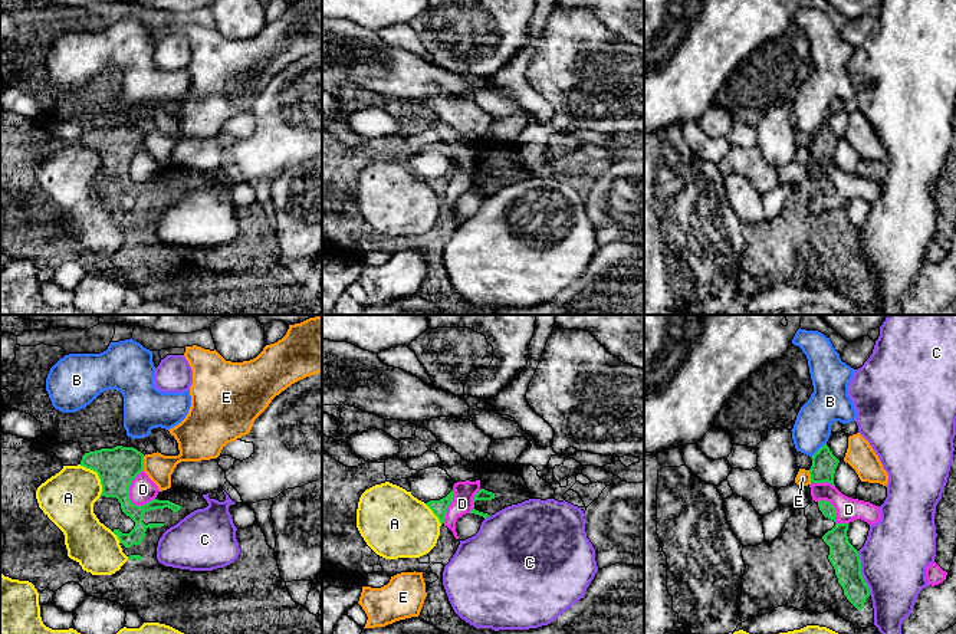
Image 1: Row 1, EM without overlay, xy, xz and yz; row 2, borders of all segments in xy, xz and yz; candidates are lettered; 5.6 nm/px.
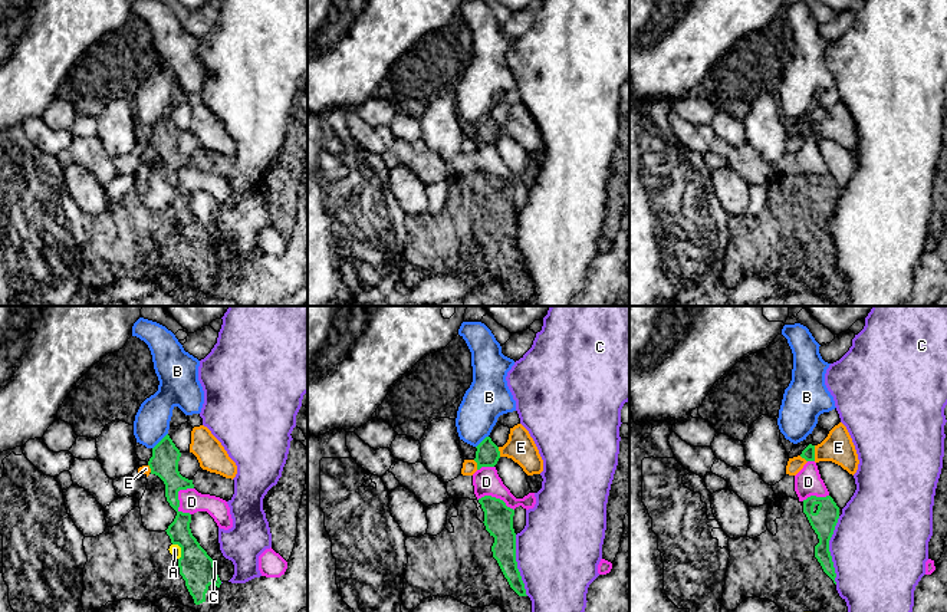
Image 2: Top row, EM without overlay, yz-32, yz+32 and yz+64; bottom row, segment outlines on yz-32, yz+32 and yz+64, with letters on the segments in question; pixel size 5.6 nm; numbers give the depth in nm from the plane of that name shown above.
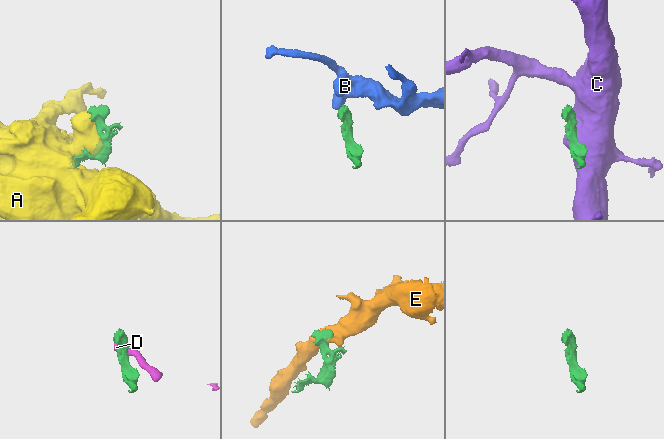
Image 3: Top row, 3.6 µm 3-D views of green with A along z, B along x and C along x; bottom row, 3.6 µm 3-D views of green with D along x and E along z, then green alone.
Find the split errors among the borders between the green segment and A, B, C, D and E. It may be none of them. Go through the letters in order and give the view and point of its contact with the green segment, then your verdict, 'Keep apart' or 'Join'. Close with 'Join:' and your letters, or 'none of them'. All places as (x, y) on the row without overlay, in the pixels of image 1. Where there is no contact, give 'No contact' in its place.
A: Touches green at xy (98, 153). Keep apart
B: Touches green at yz (818, 128). Keep apart
C: Touches green at yz (860, 250). Keep apart
D: Touches green at xy (128, 166). Keep apart
E: Touches green at xy (143, 141). Keep apart
Join: none of them

